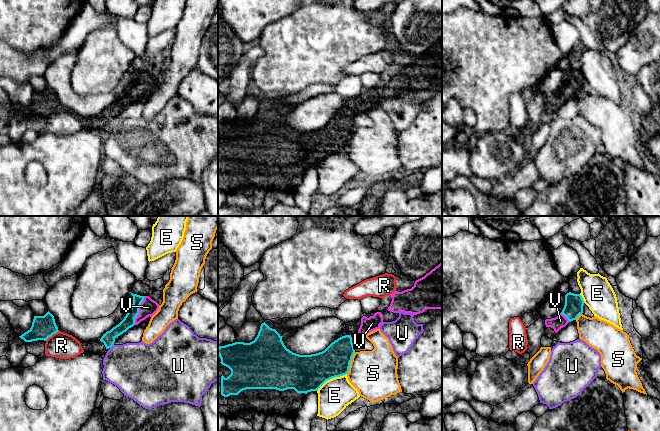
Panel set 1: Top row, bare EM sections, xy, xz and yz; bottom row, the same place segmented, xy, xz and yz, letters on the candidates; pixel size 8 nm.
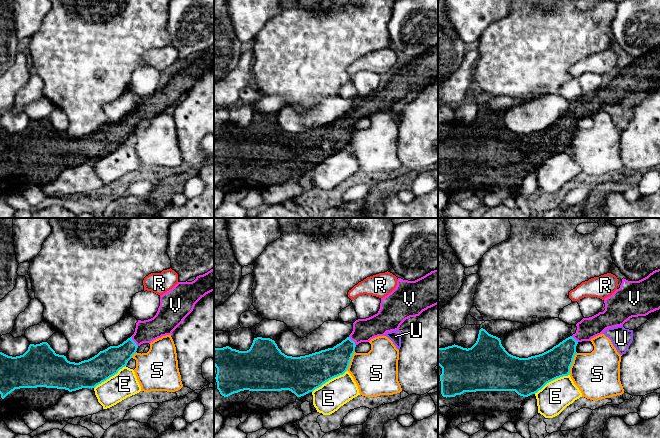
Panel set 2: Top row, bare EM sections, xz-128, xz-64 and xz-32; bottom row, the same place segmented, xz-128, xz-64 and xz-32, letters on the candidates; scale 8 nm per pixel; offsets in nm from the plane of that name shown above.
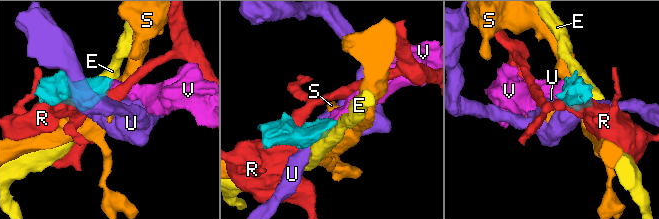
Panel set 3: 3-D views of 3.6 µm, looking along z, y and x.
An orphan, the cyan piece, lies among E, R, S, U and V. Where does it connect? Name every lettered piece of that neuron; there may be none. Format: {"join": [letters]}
{"join": ["V"]}

